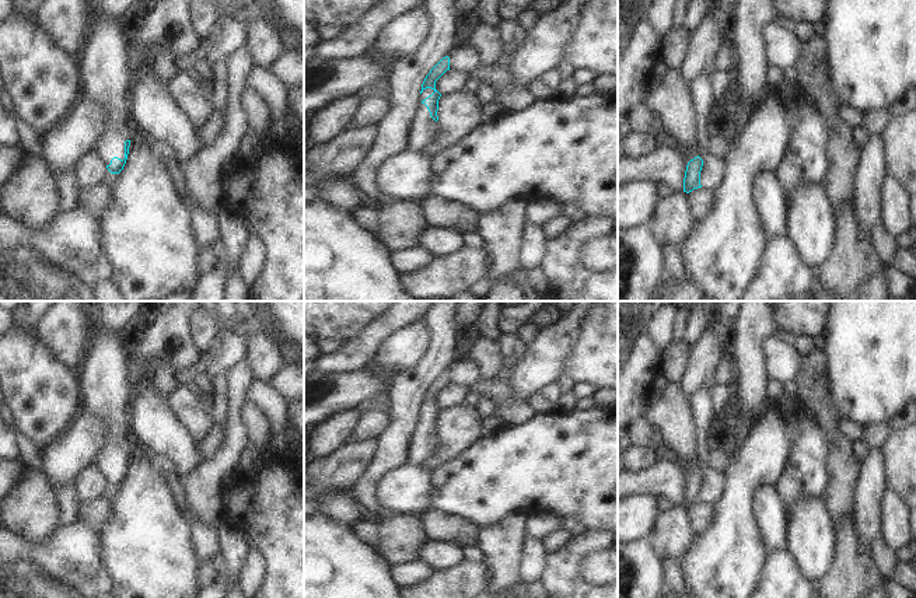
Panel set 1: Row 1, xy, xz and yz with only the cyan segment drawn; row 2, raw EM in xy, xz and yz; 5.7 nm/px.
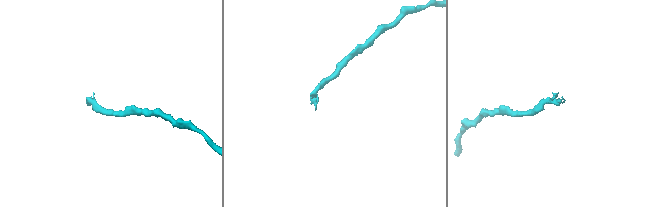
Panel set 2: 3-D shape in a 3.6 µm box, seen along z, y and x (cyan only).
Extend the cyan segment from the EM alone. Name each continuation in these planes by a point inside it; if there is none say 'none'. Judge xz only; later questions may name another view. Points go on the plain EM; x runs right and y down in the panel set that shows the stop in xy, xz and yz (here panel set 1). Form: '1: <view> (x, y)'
1: xz (423, 441)

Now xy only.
1: xy (105, 388)

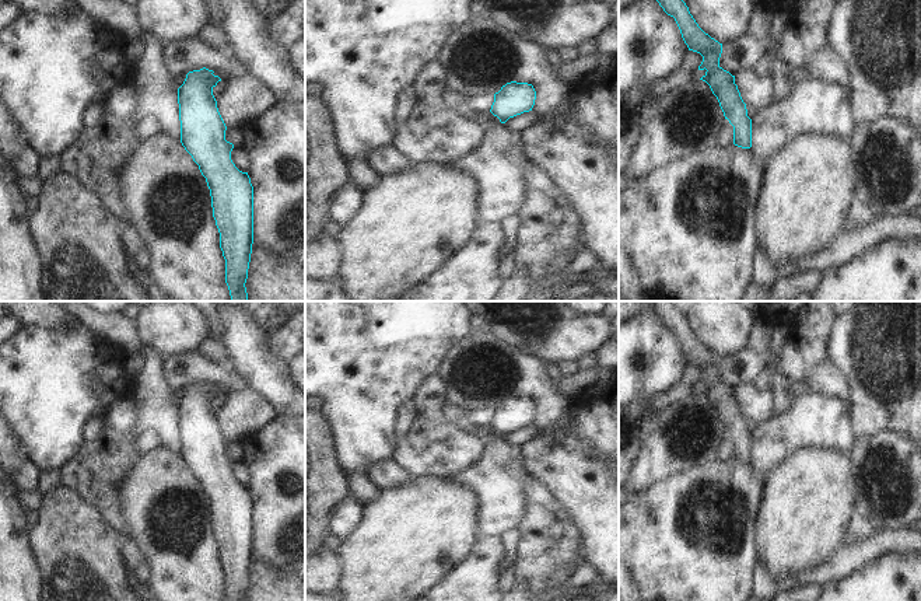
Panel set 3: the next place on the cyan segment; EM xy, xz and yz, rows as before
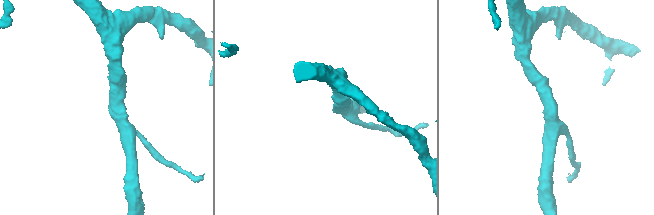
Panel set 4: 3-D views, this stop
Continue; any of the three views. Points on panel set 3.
none

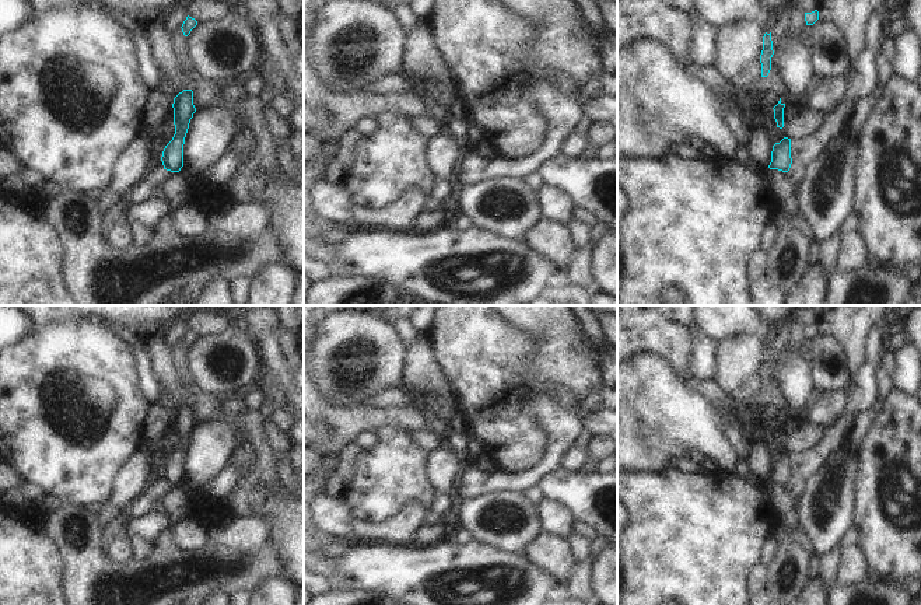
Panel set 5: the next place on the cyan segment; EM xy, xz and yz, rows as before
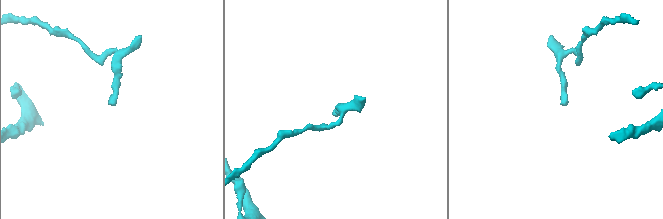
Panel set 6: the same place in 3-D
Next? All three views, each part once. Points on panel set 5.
none

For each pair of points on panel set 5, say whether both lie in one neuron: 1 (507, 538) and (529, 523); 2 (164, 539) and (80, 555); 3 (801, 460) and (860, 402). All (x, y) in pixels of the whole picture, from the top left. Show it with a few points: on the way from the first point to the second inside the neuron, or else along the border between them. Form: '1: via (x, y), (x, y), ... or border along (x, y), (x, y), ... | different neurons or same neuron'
1: via (512, 532), (524, 524) | same neuron
2: via (150, 562), (140, 569), (102, 569) | same neuron
3: via (818, 454), (837, 434), (847, 419) | same neuron

